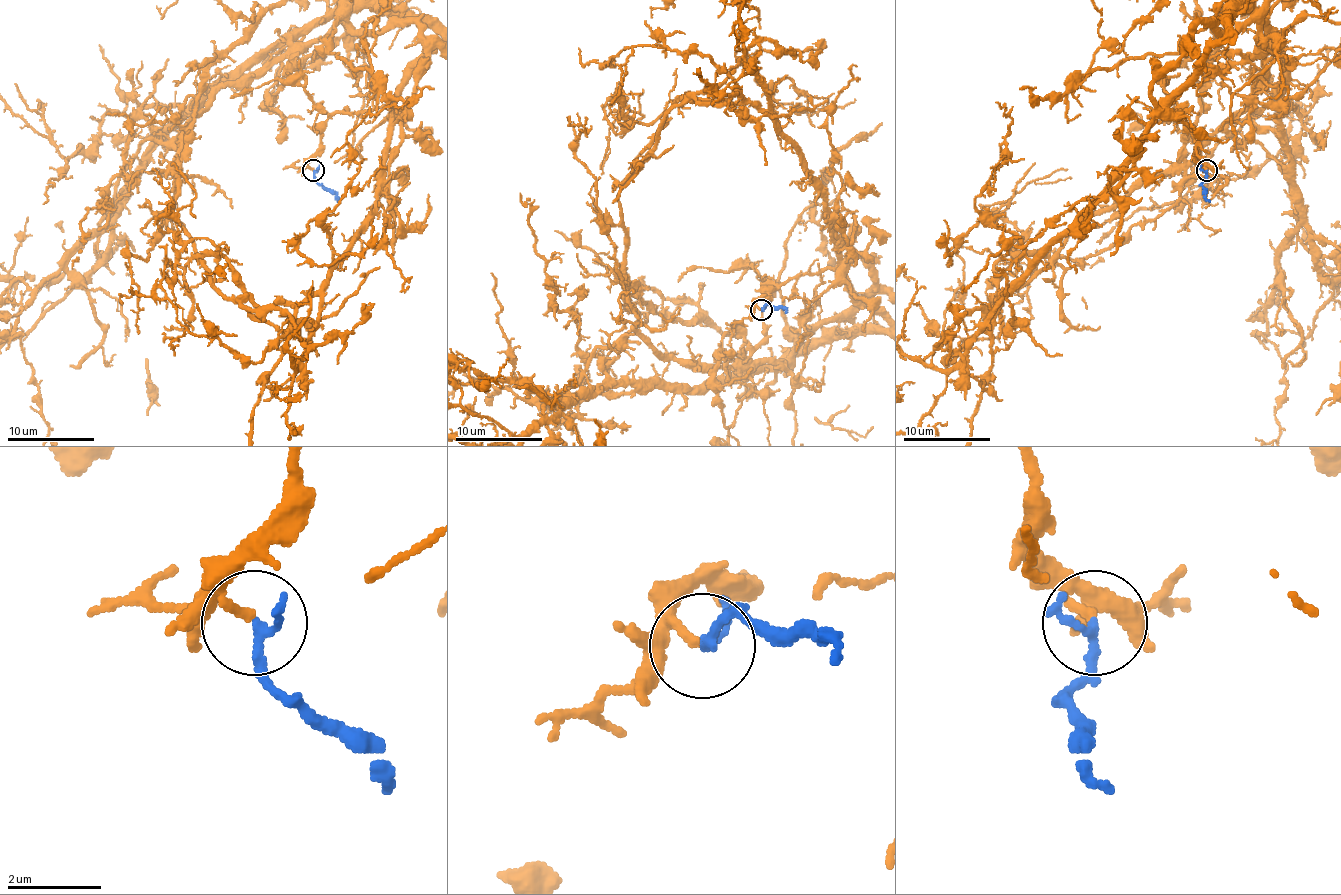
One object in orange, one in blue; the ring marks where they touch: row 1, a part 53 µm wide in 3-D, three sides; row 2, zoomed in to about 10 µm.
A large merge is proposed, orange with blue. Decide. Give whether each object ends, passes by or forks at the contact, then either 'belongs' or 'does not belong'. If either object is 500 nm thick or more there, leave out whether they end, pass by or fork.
orange ends | blue passes by | belongs

